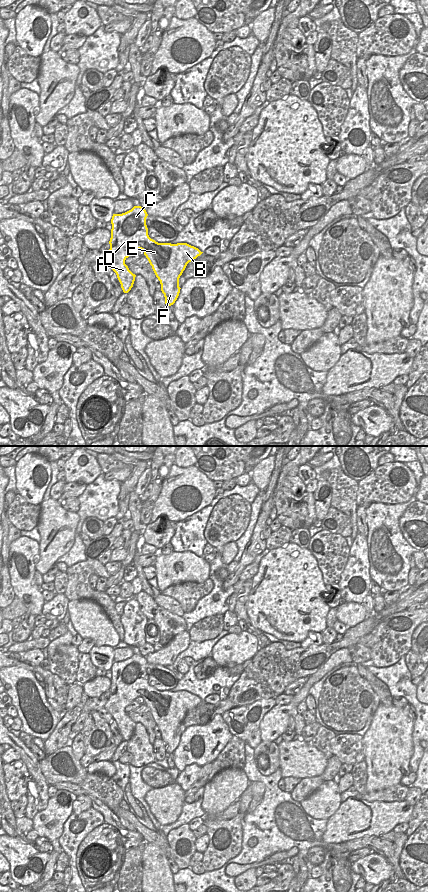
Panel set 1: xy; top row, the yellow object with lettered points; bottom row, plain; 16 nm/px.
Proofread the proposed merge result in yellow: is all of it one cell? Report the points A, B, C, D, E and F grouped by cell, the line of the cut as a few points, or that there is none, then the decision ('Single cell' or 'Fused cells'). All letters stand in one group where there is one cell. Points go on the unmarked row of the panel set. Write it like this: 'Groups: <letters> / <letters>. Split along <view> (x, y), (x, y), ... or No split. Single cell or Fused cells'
Groups: A B C D E F. No split. Single cell

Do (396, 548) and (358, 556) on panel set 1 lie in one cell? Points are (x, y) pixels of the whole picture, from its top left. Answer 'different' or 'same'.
different

